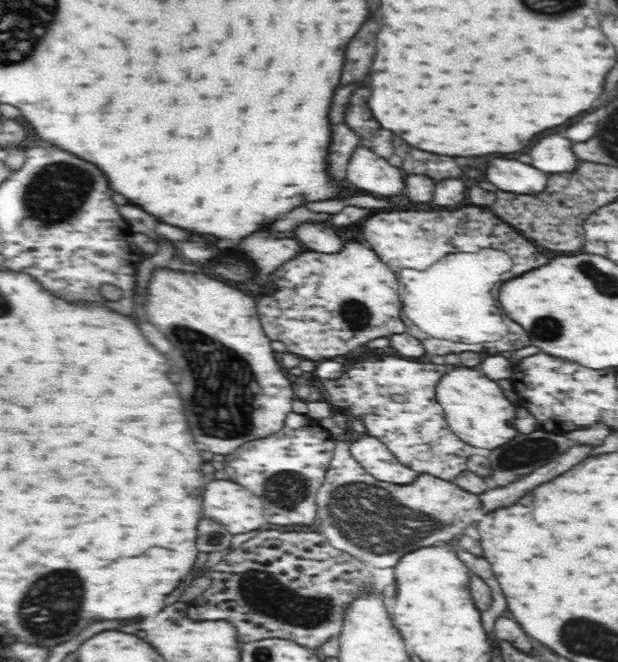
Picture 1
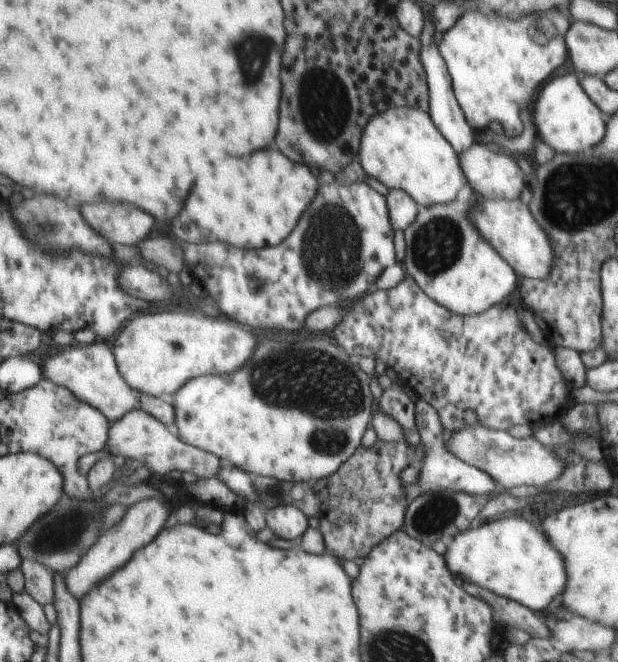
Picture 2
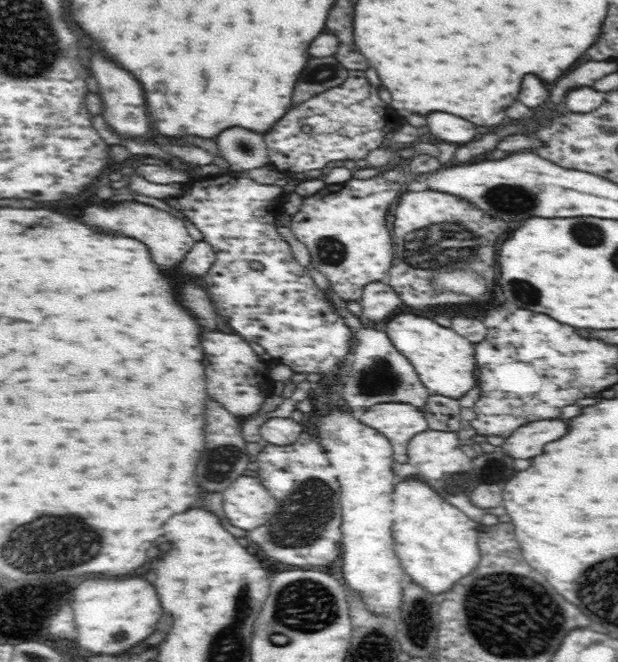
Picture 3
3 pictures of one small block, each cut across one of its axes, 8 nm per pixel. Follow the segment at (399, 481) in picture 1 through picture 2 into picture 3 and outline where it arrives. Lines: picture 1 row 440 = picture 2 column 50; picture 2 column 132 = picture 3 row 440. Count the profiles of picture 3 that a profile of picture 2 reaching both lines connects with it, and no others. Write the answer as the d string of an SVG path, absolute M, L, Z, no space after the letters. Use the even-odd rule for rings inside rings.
M383 402L354 417L390 442L394 462L407 462L409 442L418 434L429 430L425 413L408 403Z

